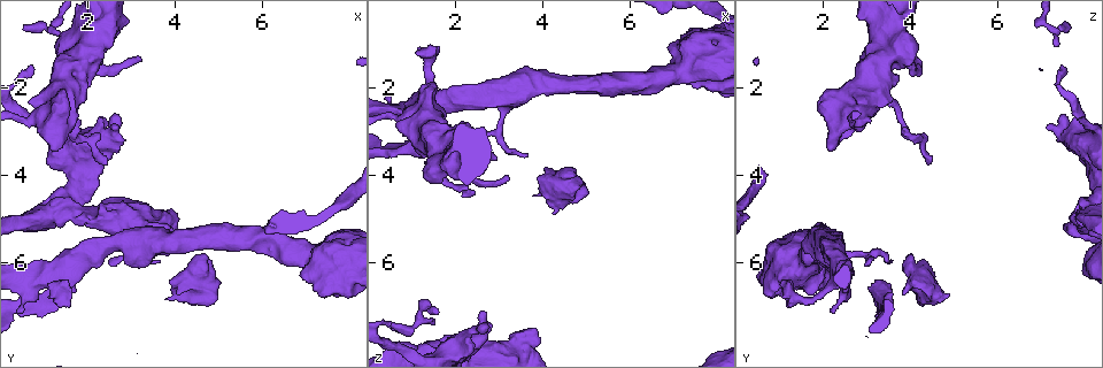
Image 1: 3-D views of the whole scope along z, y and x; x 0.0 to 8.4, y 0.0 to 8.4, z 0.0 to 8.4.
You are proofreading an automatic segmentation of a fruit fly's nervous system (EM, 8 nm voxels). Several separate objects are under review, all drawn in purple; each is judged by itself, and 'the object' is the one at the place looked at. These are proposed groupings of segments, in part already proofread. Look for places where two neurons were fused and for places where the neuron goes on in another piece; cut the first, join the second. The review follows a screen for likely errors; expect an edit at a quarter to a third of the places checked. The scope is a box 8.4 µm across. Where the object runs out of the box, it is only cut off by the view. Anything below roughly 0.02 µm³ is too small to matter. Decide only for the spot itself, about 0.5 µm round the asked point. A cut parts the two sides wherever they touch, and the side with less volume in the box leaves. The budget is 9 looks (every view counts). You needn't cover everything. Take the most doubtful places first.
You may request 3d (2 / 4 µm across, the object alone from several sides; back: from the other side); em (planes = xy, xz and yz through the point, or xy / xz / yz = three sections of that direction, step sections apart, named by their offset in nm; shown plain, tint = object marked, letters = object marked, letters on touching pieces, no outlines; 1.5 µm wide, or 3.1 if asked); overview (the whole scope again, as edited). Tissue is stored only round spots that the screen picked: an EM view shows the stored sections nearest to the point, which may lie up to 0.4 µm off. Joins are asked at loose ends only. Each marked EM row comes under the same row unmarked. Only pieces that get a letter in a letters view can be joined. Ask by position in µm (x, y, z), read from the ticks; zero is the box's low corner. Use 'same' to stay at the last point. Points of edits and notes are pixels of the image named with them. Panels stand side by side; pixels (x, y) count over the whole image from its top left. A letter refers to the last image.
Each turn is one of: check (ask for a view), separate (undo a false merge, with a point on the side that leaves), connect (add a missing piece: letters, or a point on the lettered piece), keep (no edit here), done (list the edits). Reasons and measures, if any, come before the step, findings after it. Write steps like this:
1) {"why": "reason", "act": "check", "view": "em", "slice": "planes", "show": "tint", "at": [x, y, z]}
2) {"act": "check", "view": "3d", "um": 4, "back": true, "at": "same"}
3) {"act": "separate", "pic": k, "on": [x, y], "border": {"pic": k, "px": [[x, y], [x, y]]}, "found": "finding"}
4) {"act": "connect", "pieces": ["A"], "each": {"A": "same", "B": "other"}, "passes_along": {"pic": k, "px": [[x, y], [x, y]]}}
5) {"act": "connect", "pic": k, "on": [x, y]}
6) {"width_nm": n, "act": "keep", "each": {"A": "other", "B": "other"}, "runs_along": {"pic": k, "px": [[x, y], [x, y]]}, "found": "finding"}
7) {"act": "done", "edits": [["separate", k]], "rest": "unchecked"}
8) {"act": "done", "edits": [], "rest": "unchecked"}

{"why": "free end", "act": "check", "view": "em", "slice": "xy", "step": 8, "show": "letters", "at": [4.65, 5.80, 4.00]}

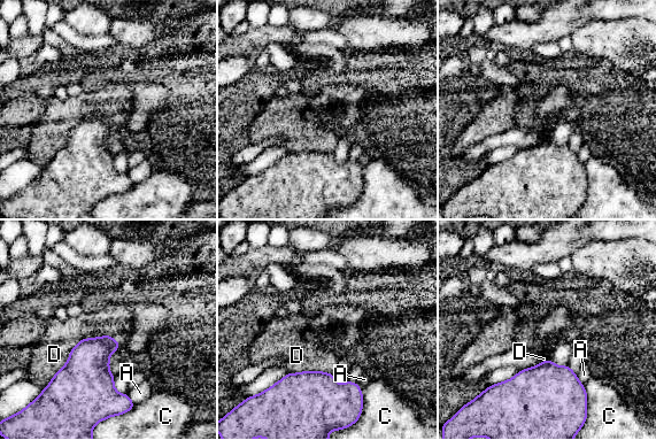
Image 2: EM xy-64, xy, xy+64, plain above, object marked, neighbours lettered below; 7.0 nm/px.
{"act": "check", "view": "em", "slice": "planes", "show": "letters", "at": "same"}

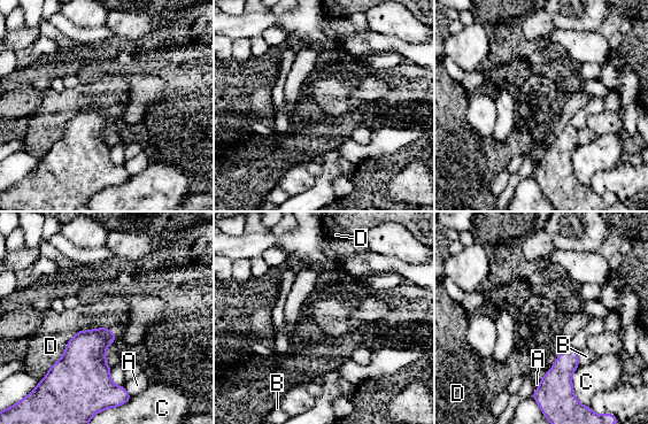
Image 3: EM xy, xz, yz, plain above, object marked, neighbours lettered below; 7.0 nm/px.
{"width_nm": 220, "act": "keep", "each": {"A": "other", "B": "other", "C": "other", "D": "other"}, "border": {"pic": 3, "px": [[71, 337], [64, 353], [43, 378]]}, "found": "none of them fits"}

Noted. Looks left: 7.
{"why": "branch stops here", "act": "check", "view": "em", "slice": "xz", "step": 8, "show": "letters", "at": [3.25, 1.35, 4.05]}

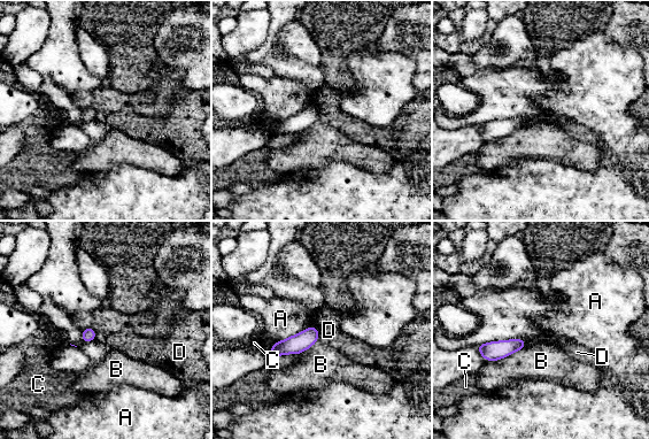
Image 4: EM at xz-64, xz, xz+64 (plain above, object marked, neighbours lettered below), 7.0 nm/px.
{"act": "keep", "each": {"A": "other", "B": "other", "C": "other", "D": "other"}, "border": {"pic": 4, "px": [[315, 326], [318, 340]]}, "found": "none of them fits"}

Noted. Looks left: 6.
{"why": "long arm stops here", "act": "check", "view": "em", "slice": "planes", "show": "letters", "at": [0.80, 1.60, 7.50]}

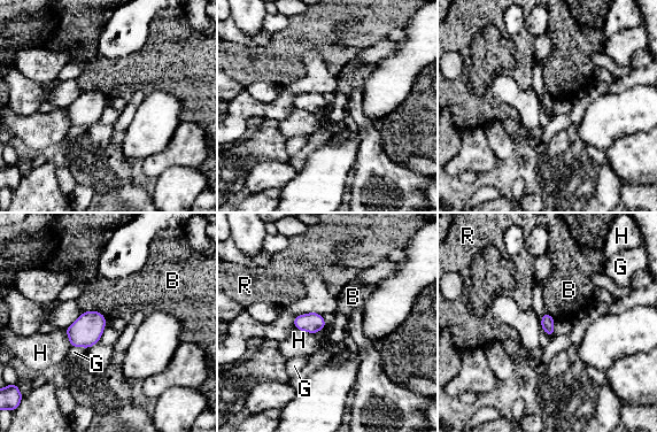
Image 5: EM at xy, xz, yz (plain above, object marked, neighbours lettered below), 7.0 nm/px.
{"act": "keep", "each": {"B": "other", "G": "other", "H": "other", "R": "other"}, "border": {"pic": 5, "px": [[84, 310], [98, 310], [105, 317]]}, "found": "none of them fits"}

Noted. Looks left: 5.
{"why": "branch stops here", "act": "check", "view": "em", "slice": "planes", "show": "tint", "at": [1.50, 6.35, 1.10]}

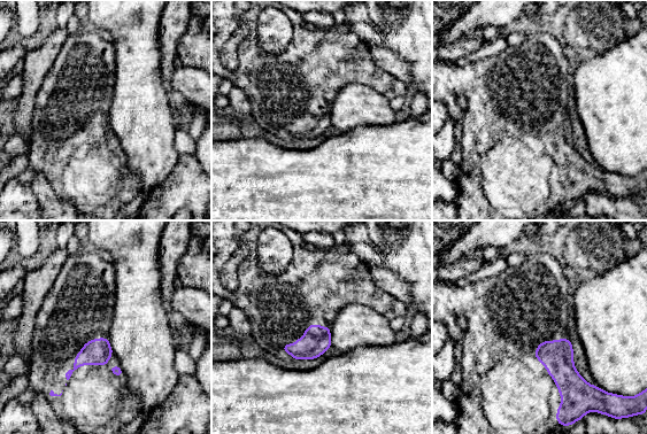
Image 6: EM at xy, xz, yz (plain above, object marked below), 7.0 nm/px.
{"act": "check", "view": "em", "slice": "planes", "show": "letters", "at": "same"}

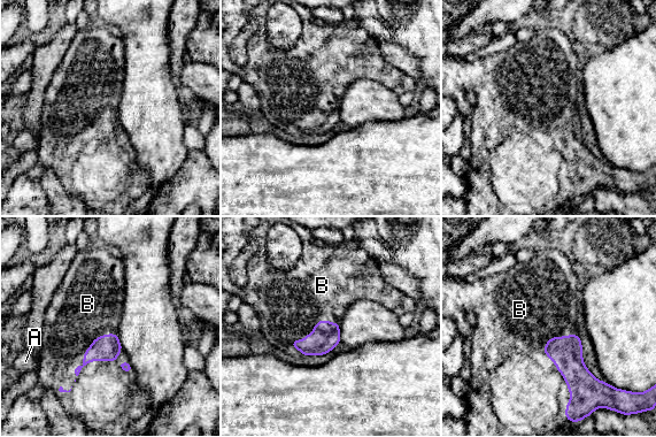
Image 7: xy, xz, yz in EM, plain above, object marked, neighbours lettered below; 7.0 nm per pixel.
{"act": "connect", "pieces": ["B"], "each": {"A": "other", "B": "same"}, "passes_along": {"pic": 7, "px": [[325, 336], [314, 328], [290, 303]]}, "found": "it goes on there"}

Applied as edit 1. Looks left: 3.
{"act": "done", "edits": [["connect", 7]], "rest": "unchecked"}

